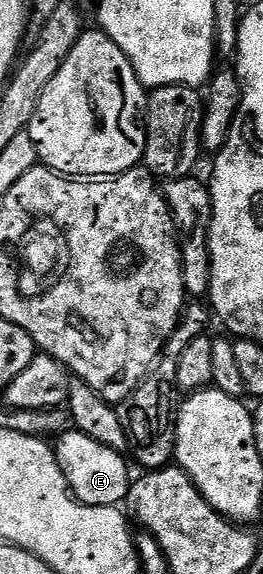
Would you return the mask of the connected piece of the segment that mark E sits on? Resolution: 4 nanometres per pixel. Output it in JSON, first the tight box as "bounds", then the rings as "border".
{"bounds":[56,428,132,507],"border":[[[71,428],[57,439],[56,457],[70,486],[70,493],[83,506],[121,507],[129,499],[132,473],[126,467],[127,459],[119,451],[104,448],[104,444],[96,444],[92,436],[84,436],[79,430]]]}

